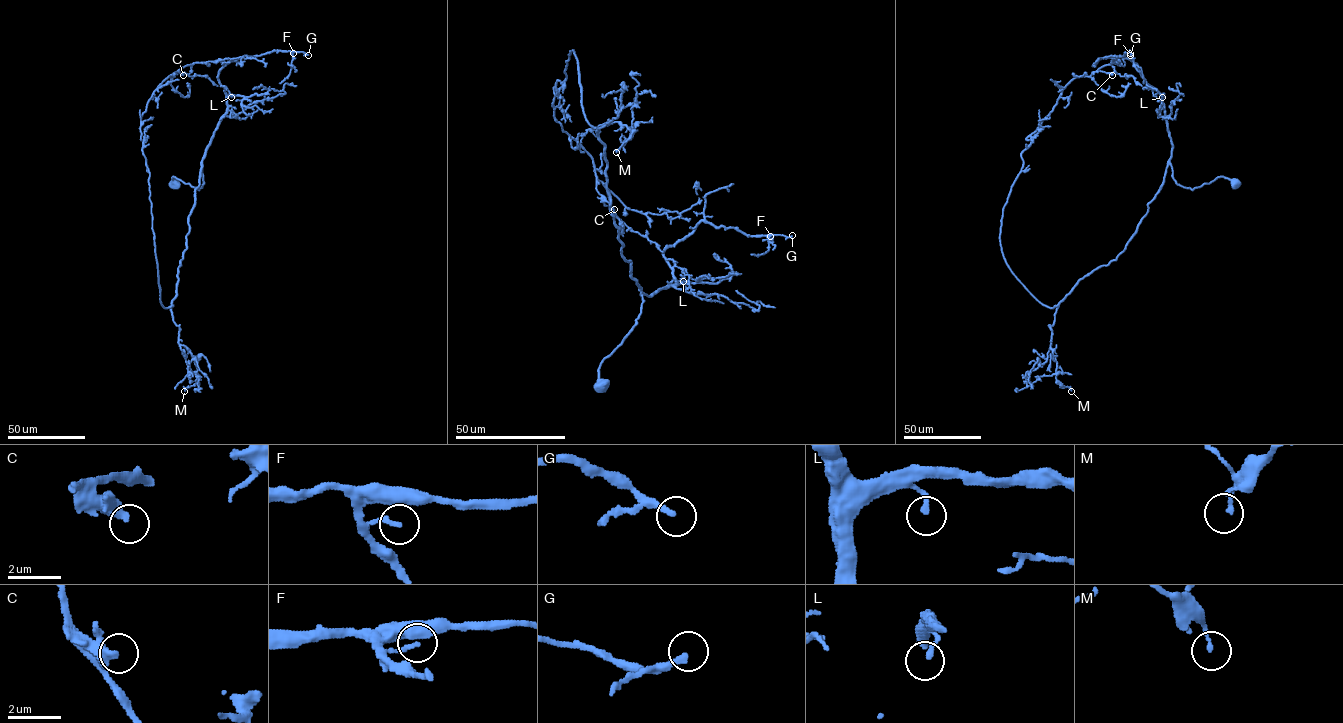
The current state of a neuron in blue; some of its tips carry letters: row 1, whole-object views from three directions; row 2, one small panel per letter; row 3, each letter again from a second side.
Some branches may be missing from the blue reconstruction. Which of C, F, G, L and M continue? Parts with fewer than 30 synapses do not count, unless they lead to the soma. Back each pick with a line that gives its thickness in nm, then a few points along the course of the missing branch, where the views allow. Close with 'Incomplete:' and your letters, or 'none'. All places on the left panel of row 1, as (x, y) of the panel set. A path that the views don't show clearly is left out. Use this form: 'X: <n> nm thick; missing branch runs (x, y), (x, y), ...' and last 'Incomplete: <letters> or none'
G: 240 nm thick; missing branch runs (308, 55), (315, 66), (321, 67), (327, 76)
Incomplete: G

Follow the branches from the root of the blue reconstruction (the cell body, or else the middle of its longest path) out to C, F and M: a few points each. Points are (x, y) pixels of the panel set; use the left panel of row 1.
C: (174, 181), (201, 188), (202, 163), (176, 296), (165, 308), (141, 115), (167, 77), (183, 75)
F: (174, 181), (198, 189), (204, 183), (202, 158), (227, 107), (221, 68), (245, 56), (293, 53)
M: (174, 181), (201, 188), (202, 163), (171, 308), (178, 343), (197, 369), (197, 381), (184, 391)

